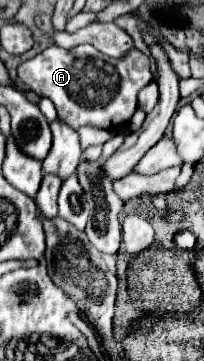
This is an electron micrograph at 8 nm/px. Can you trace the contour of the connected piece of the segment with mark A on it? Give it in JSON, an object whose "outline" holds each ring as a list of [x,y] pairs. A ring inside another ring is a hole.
{"outline":[[[81,44],[71,50],[49,46],[35,58],[19,64],[17,74],[19,82],[29,90],[51,98],[59,118],[75,130],[87,124],[105,130],[125,128],[137,110],[139,90],[153,80],[149,56],[143,52],[131,50],[125,58],[113,60],[95,50],[91,44]]]}

